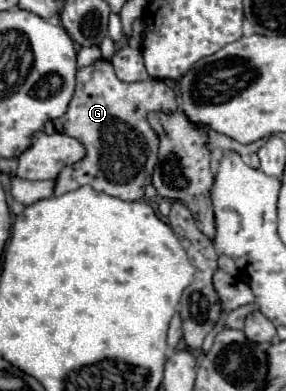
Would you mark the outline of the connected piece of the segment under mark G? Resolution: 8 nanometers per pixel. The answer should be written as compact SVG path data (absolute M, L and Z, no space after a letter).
M105 59L95 61L89 67L77 71L75 95L63 117L53 125L59 133L75 137L85 145L85 157L73 165L61 169L55 181L55 195L75 191L83 185L91 185L95 191L107 193L123 201L139 201L145 197L145 185L151 179L157 163L159 137L151 129L147 115L151 111L175 111L179 107L171 87L159 79L125 83L119 81L113 65Z

